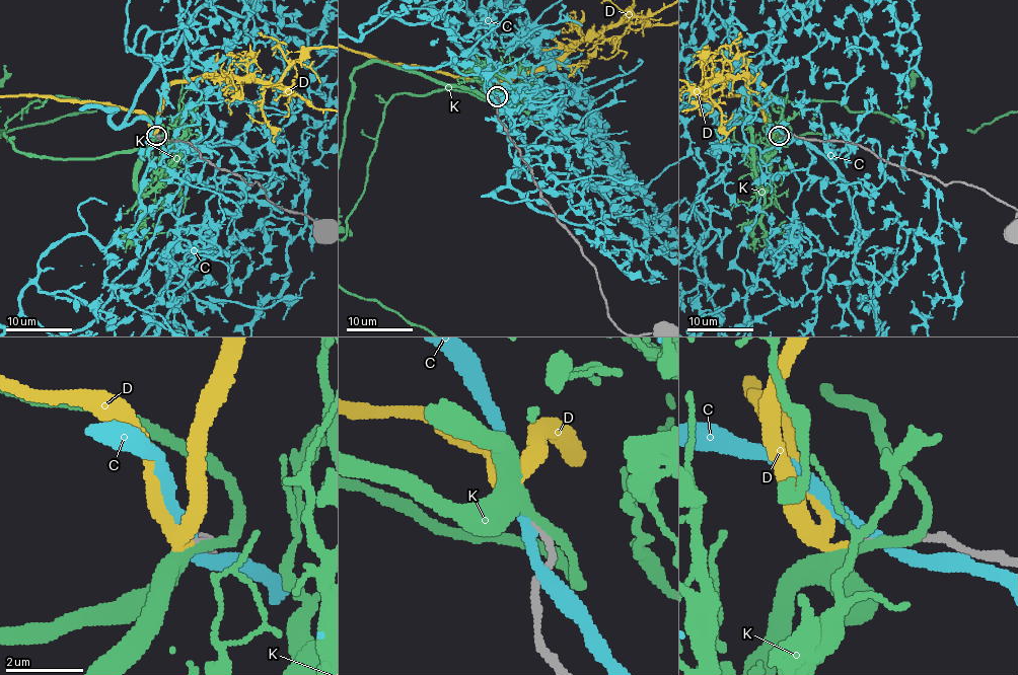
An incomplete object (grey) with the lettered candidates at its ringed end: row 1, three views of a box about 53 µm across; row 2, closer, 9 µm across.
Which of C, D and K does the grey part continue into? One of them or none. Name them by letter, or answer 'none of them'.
D

